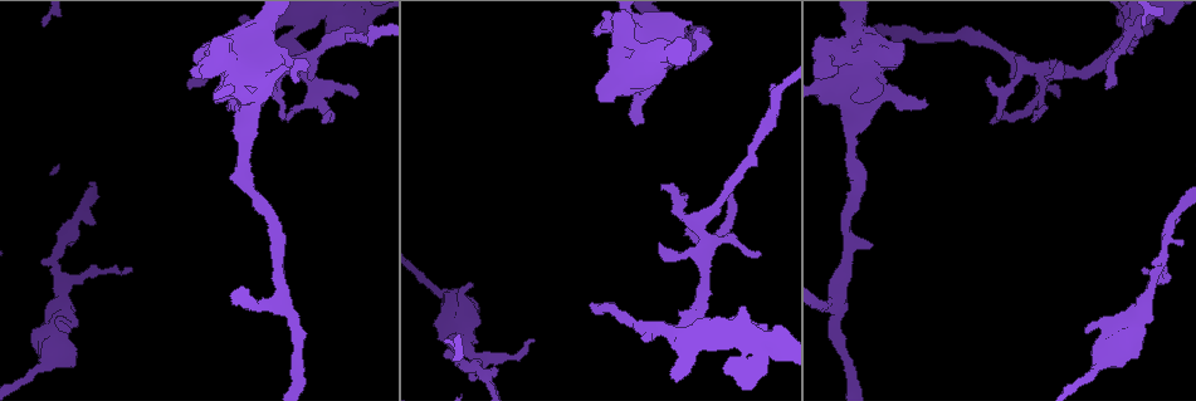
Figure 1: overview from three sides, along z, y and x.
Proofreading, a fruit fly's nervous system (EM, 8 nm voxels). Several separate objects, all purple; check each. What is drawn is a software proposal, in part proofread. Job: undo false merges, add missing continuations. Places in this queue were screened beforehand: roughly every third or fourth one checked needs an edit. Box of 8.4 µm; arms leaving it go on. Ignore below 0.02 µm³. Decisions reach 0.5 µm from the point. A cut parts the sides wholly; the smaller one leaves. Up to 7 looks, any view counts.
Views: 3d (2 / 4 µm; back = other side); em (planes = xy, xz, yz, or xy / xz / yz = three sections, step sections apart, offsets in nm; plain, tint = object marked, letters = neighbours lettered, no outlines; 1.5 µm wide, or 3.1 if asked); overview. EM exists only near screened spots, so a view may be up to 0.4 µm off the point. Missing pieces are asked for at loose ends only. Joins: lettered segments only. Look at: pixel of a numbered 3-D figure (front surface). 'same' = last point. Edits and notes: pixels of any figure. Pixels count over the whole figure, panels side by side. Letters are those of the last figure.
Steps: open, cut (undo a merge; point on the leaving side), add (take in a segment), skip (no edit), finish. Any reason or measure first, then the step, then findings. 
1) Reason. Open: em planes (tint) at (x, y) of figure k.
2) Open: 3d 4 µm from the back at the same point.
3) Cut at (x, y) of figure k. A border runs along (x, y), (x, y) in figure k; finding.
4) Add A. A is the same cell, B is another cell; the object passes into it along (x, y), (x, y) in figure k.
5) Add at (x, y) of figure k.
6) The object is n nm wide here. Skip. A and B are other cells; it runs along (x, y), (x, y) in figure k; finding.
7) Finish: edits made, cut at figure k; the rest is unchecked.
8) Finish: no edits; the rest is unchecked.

Calibre changes. Open: em planes (letters) at (1095, 369) of figure 1.

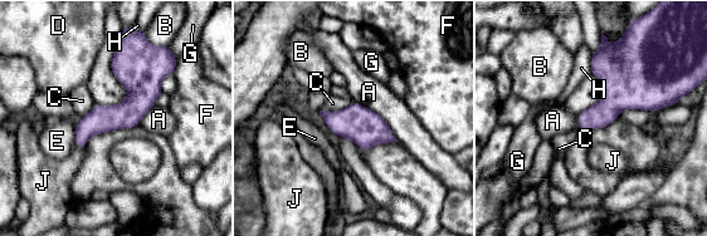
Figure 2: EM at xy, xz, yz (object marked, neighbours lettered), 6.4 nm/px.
Skip. A, B, C, D, E, F, G, H and J are other cells; all the same neuron.

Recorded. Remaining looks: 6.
An open end. Open: em yz step 8 (letters) at (869, 247) of figure 1.

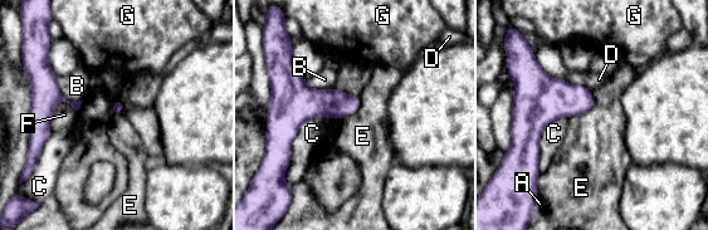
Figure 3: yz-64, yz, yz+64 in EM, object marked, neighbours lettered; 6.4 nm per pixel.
Another direction. Open: em planes (letters) at the same point.

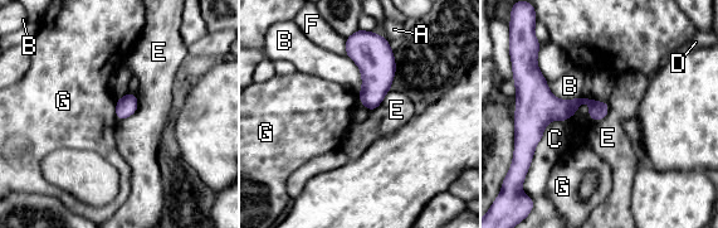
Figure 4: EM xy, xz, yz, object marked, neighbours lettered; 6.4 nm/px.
The longest contact is with C, 260 nm. Skip. A, B, C, D, E, F and G are other cells; no lettered segment goes on from it.

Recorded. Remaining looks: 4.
Free end. Open: 3d 4 µm at (323, 120) of figure 1.

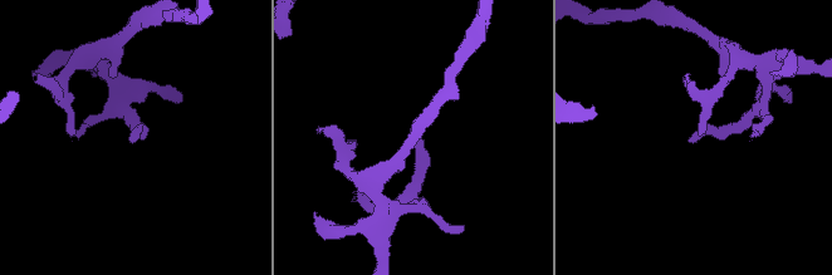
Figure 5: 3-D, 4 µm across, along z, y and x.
Need the tissue. Open: em xz step 8 (letters) at (129, 141) of figure 5.

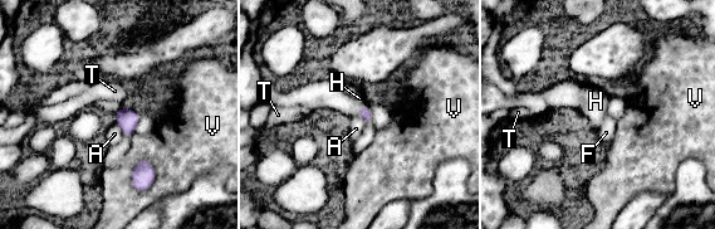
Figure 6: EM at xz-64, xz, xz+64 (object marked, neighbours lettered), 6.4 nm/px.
Open: em planes (letters) at the same point.

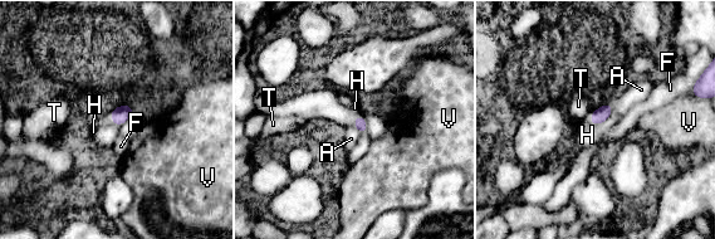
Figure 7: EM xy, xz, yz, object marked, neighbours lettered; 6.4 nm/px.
Skip. A, F, H, T and V are other cells; a border runs along (611, 102), (611, 115), (606, 120) in figure 7; no lettered segment goes on from it.

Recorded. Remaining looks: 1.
Finish: no edits; the rest is unchecked.

